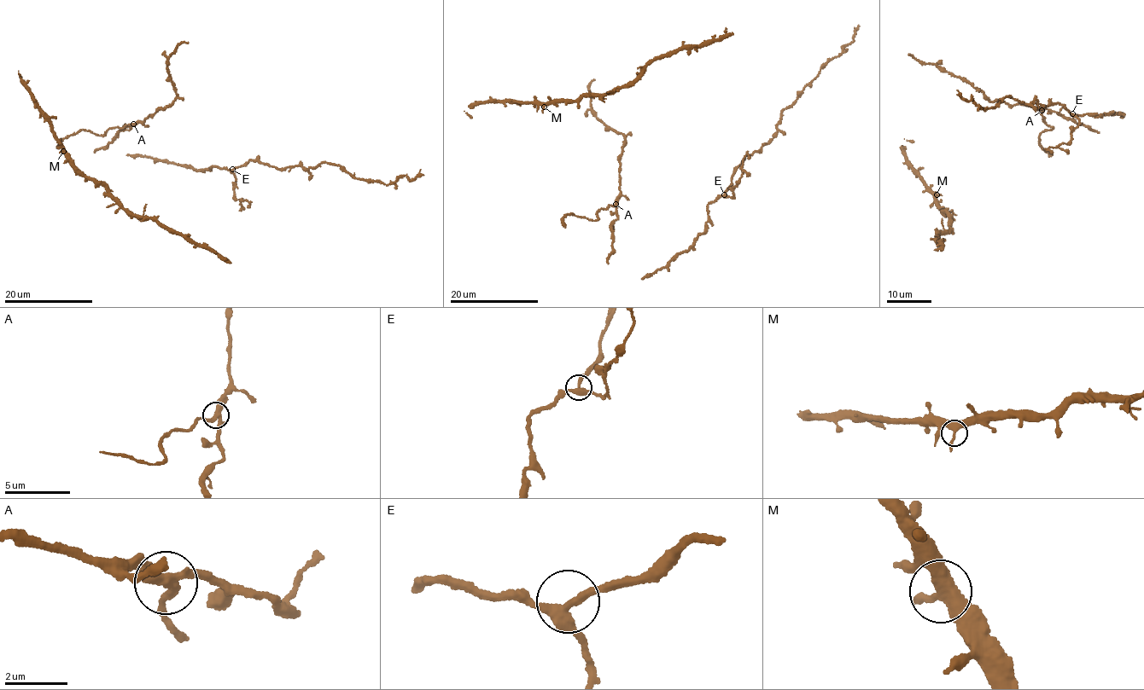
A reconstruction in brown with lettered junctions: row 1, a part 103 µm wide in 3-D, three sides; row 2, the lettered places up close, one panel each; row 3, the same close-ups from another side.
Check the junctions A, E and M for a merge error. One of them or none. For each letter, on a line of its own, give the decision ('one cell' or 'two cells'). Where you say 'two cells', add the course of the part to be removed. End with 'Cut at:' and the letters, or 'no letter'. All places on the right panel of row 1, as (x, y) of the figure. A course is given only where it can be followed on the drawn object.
A: two cells; course (1041, 110), (1044, 120), (1053, 129), (1041, 133), (1039, 140), (1042, 148), (1053, 155)
E: one cell
M: one cell
Cut at: A

